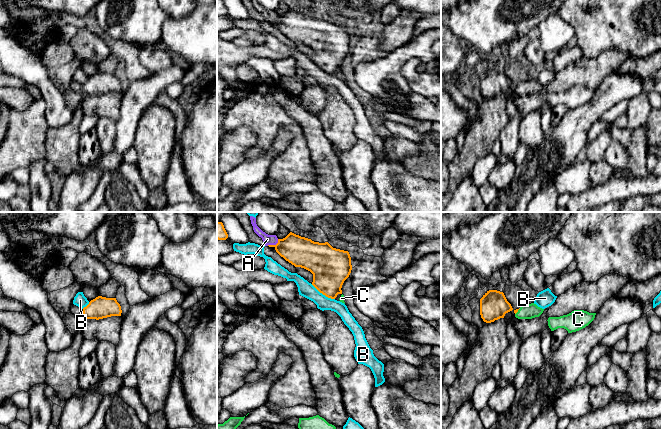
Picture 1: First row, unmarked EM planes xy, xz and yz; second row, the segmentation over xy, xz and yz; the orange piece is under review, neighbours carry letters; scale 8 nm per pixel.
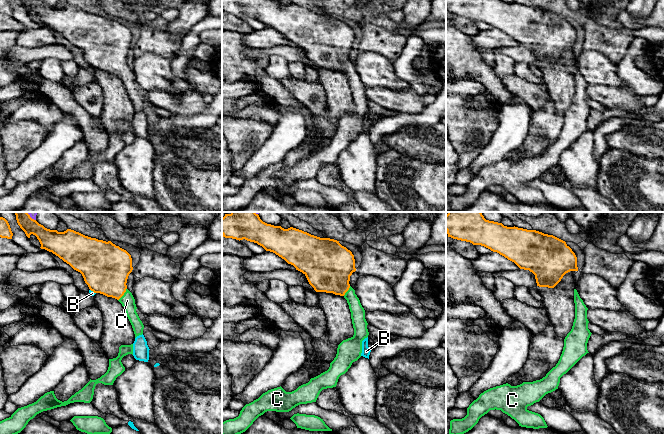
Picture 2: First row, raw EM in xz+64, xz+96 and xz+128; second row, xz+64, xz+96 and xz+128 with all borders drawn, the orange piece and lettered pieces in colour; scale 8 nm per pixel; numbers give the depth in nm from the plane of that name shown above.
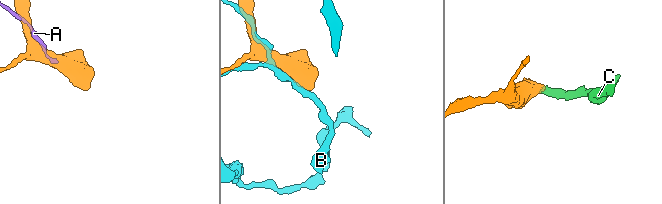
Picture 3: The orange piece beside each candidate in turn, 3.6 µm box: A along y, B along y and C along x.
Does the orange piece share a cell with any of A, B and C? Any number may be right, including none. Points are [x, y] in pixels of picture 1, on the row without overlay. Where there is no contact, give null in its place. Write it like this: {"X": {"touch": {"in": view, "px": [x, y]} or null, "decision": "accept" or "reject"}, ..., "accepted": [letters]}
{"A": {"touch": {"in": "xz", "px": [273, 21]}, "decision": "reject"}, "B": {"touch": {"in": "xz", "px": [323, 70]}, "decision": "reject"}, "C": {"touch": {"in": "yz", "px": [517, 87]}, "decision": "accept"}, "accepted": ["C"]}

